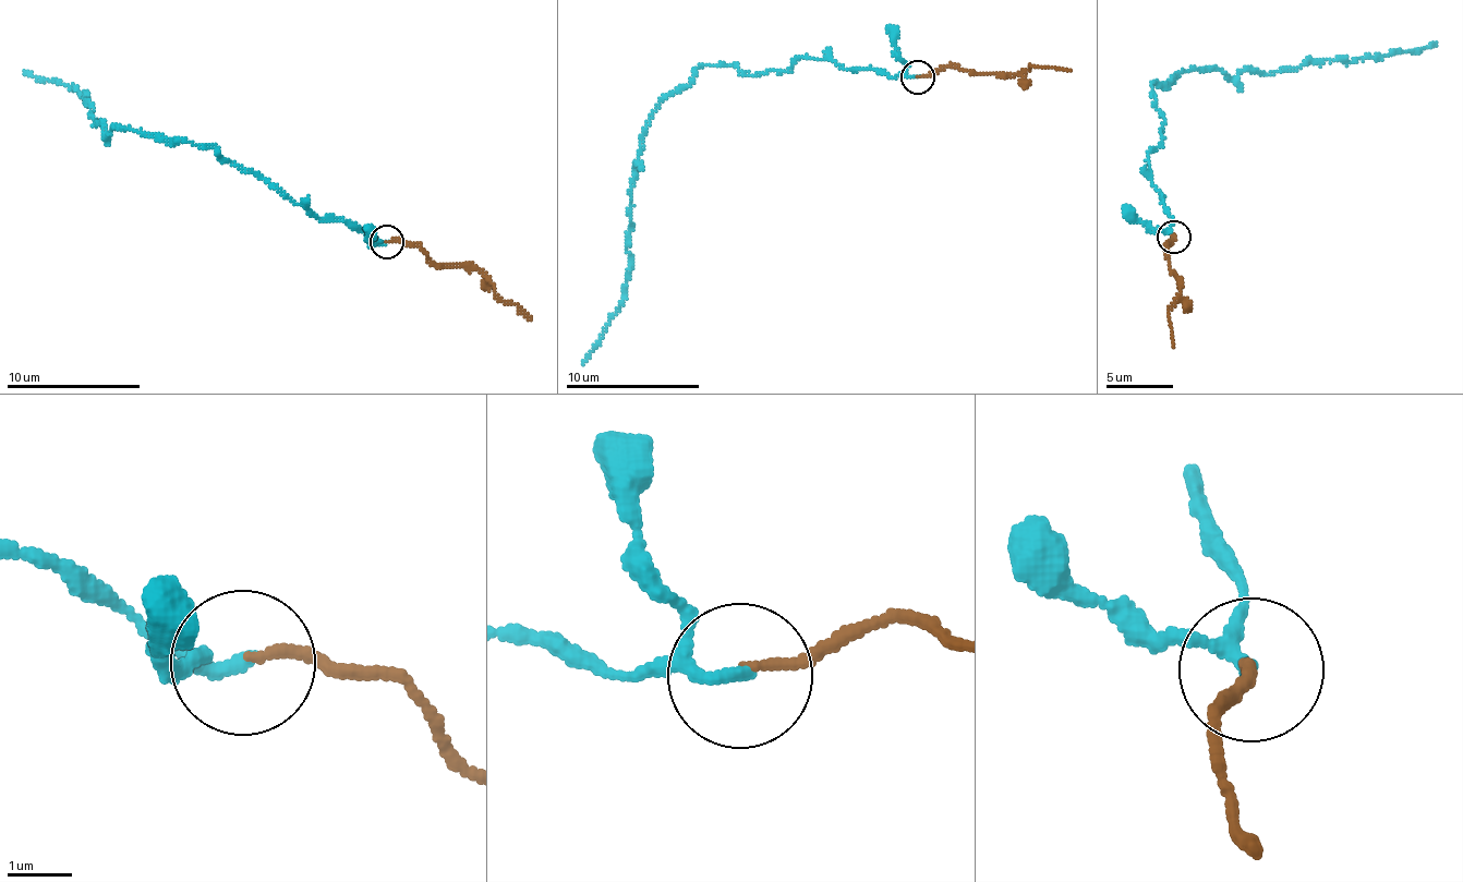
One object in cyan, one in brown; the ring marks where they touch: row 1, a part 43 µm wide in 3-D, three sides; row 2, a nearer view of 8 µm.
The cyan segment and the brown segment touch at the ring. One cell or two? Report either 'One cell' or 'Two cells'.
One cell

